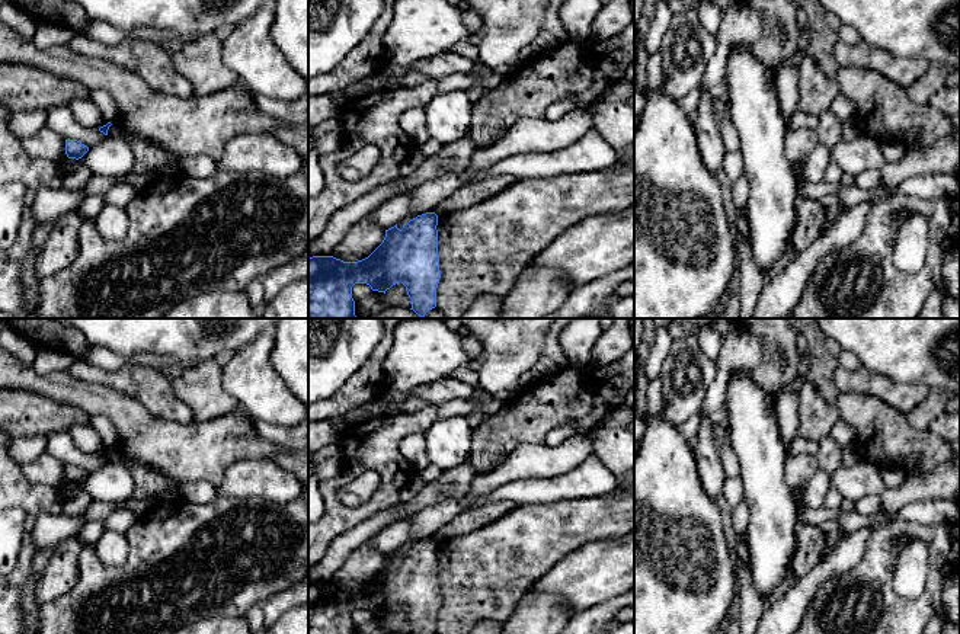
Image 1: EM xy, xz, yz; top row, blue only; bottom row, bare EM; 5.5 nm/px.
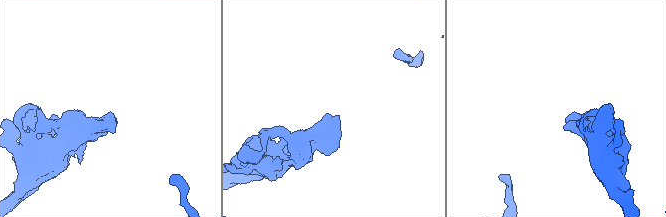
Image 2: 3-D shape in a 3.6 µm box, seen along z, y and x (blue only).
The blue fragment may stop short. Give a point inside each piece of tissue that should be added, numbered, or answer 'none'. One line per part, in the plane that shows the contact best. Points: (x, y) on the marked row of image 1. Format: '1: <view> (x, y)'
none

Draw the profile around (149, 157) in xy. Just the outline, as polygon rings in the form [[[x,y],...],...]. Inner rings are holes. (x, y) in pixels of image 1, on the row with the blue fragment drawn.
[[[116,125],[109,127],[108,135],[113,138],[121,138],[131,144],[131,148],[134,151],[134,174],[159,172],[170,160],[177,158],[172,153],[156,145],[154,143],[143,140]]]

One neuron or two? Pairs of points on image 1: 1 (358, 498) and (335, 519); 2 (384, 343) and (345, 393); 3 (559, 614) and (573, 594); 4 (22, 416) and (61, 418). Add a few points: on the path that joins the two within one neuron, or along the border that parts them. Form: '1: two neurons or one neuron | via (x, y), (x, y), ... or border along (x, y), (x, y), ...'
1: two neurons | border along (378, 487), (358, 506), (346, 506), (336, 493)
2: one neuron | via (377, 356), (374, 367), (358, 383)
3: two neurons | border along (533, 592), (557, 596), (570, 612)
4: one neuron | via (32, 416), (51, 416)

